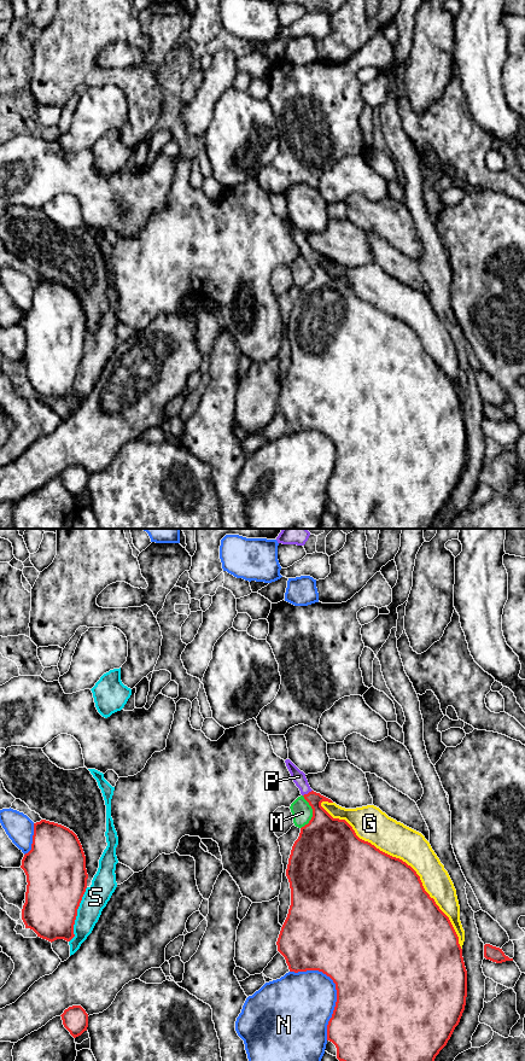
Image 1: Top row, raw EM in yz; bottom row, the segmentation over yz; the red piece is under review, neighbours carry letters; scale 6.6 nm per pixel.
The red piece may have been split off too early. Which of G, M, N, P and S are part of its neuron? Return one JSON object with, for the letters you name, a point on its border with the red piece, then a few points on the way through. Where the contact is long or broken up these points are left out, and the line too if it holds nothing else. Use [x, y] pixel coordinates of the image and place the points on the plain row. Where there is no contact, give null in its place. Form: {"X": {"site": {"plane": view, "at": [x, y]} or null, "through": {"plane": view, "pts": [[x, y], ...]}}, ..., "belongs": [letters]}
{"P": {"site": {"plane": "yz", "at": [308, 252]}, "through": {"plane": "yz", "pts": [[322, 286], [315, 260], [308, 252], [298, 235]]}}, "belongs": ["P"]}

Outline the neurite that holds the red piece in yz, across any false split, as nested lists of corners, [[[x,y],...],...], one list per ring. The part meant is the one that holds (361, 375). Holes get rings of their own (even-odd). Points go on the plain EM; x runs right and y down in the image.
[[[286,218],[285,222],[301,253],[311,266],[313,276],[308,284],[301,287],[299,296],[294,301],[288,317],[286,336],[291,348],[291,365],[276,401],[278,410],[285,416],[290,431],[319,430],[329,436],[336,443],[337,461],[327,484],[327,500],[336,505],[339,520],[349,524],[351,529],[431,529],[436,515],[447,505],[459,484],[466,465],[467,430],[459,396],[449,377],[425,350],[416,331],[402,319],[392,316],[371,302],[360,298],[345,279],[333,278],[321,266],[322,261],[333,261],[314,251],[305,233],[290,218]]]

